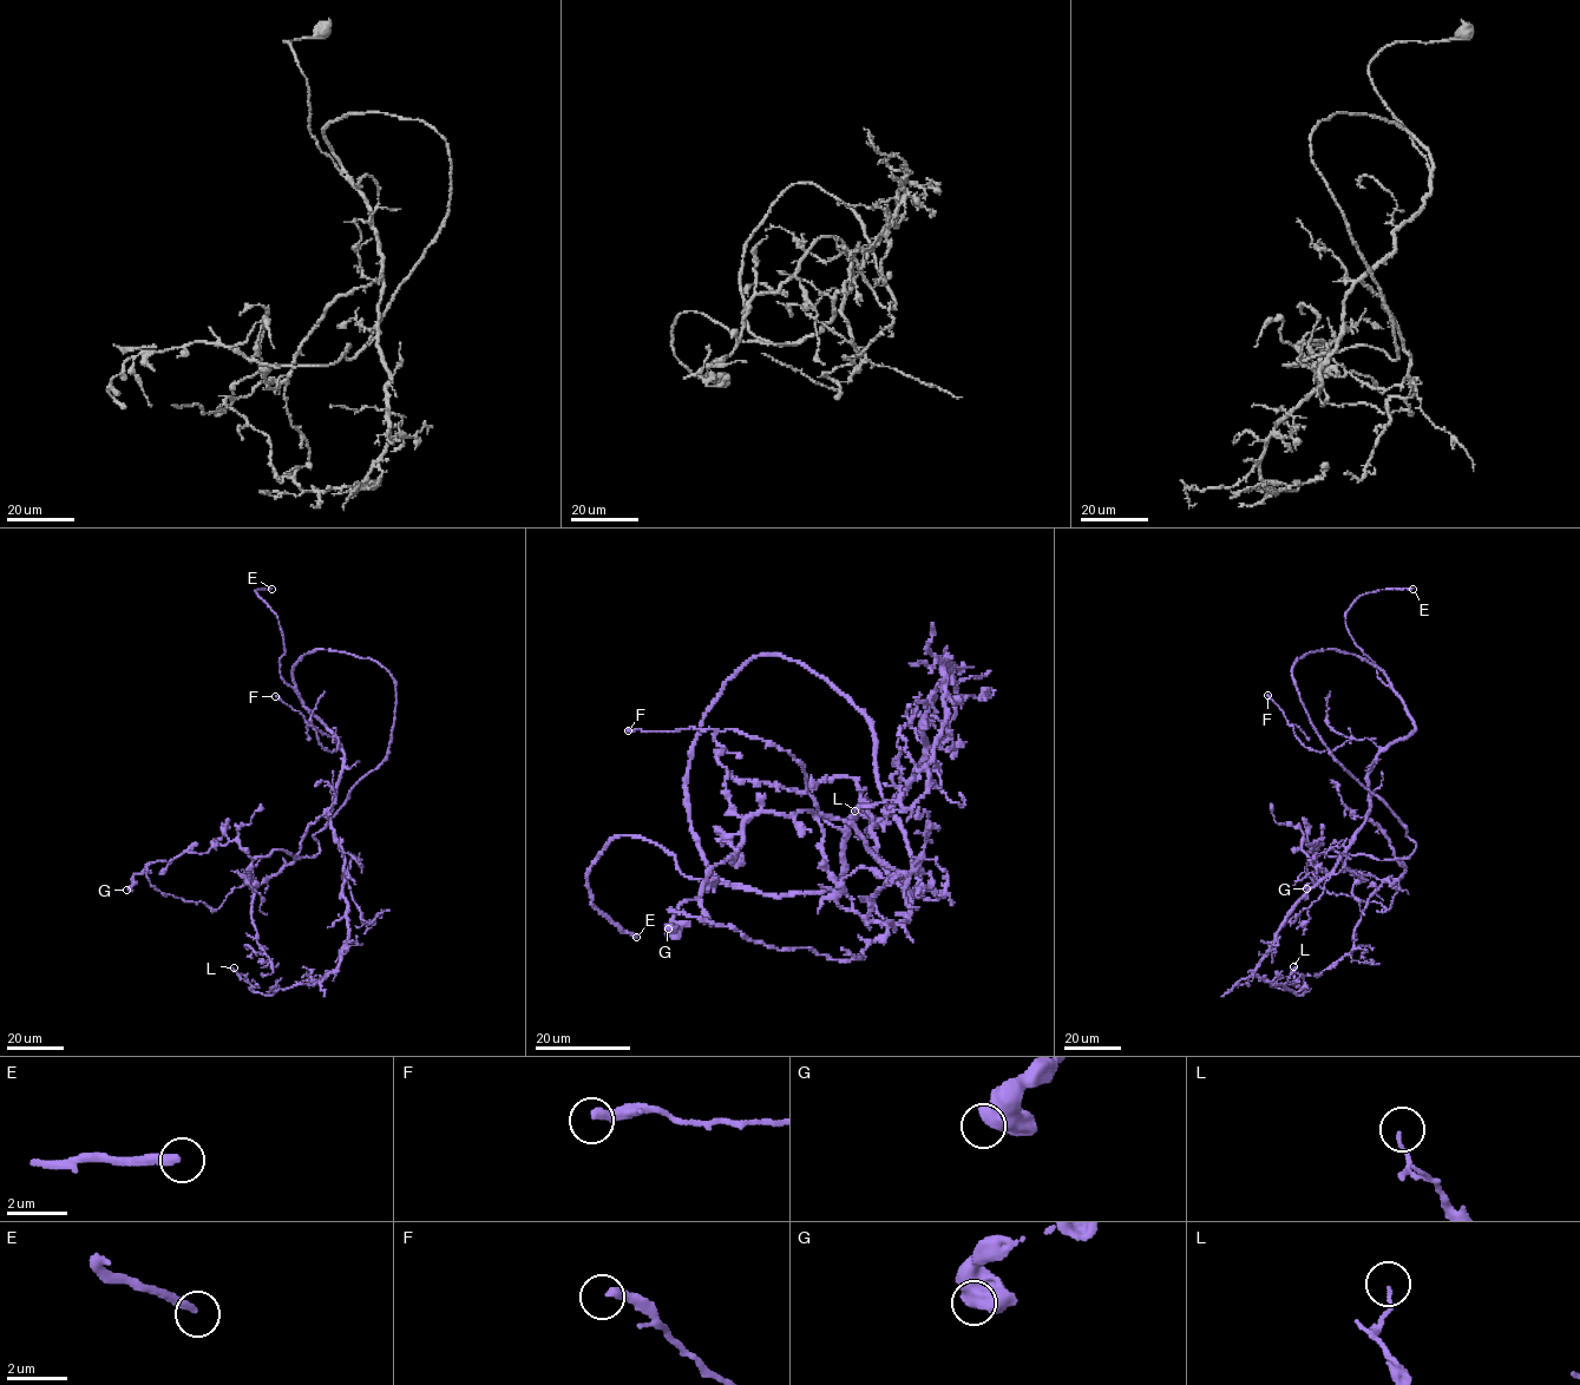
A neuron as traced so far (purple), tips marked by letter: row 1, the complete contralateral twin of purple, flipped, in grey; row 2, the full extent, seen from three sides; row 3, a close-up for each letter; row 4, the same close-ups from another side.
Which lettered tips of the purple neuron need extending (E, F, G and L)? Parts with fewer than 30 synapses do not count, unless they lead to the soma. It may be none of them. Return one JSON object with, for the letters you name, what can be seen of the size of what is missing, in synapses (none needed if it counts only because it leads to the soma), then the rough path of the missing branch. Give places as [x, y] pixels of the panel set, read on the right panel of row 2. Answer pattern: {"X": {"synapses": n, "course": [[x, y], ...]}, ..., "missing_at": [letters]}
{"E": {"course": [[1413, 589], [1429, 596], [1433, 612]]}, "missing_at": ["E"]}

